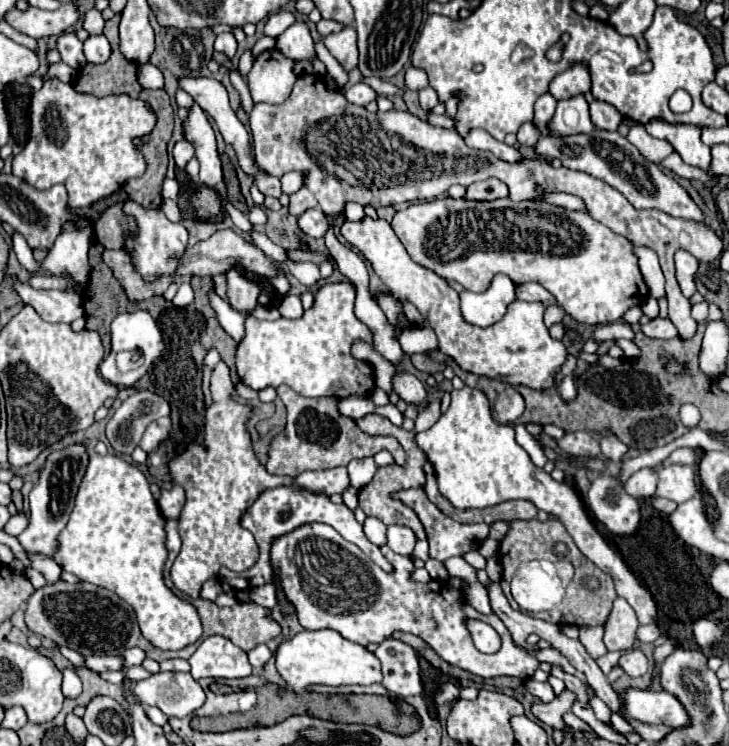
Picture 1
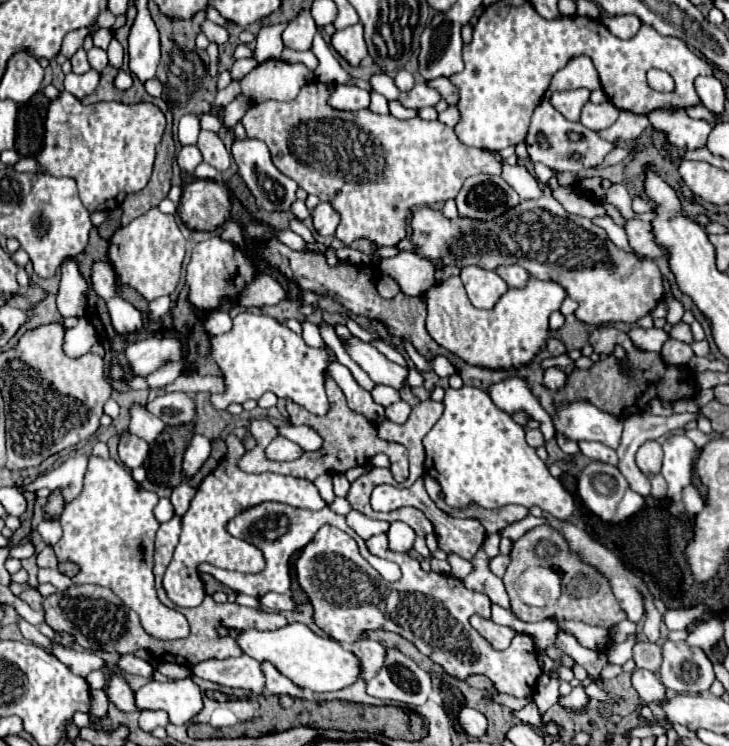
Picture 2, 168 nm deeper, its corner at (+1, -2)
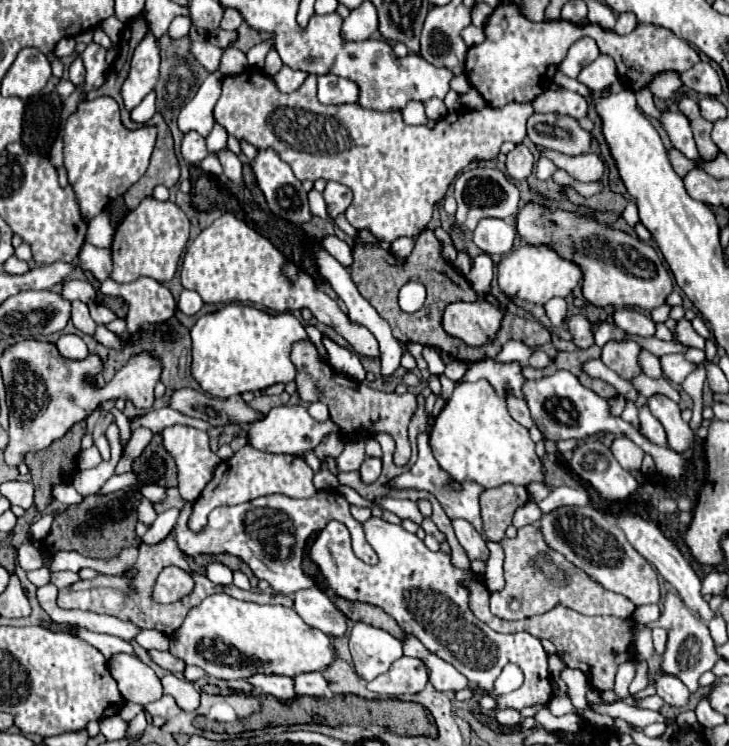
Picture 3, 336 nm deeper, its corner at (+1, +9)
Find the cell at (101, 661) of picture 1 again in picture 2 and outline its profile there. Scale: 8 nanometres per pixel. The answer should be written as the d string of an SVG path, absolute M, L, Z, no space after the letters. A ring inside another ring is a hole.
M133 654L123 656L121 662L119 662L119 668L121 668L123 672L139 674L139 676L145 676L145 678L151 678L153 672L155 672L155 666L151 666L147 660L137 658L137 656L133 656Z

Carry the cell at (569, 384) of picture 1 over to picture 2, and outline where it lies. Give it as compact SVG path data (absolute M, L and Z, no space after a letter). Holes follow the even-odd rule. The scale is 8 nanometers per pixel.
M547 368L545 374L543 374L543 382L551 390L559 390L563 386L565 378L567 378L567 374L563 370L559 370L559 368Z

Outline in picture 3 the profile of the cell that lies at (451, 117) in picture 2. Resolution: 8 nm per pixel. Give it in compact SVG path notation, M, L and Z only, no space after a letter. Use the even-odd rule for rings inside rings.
M471 87L471 91L469 91L469 93L459 95L457 103L459 103L459 107L461 107L461 109L483 109L483 107L485 107L483 97L481 97L481 95L479 95L479 91L477 91L477 89L473 89L473 87Z

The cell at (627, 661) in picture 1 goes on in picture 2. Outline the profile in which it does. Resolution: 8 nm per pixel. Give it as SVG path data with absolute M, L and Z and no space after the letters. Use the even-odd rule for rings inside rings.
M637 668L633 672L633 688L637 690L637 694L643 698L645 704L651 702L663 702L665 700L665 686L659 682L659 678L649 672L649 670L641 670Z

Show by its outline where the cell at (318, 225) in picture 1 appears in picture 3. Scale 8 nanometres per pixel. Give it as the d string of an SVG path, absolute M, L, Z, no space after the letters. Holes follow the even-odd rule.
M329 181L325 191L323 191L323 199L327 203L327 213L331 219L339 217L341 213L345 213L345 209L349 207L351 199L353 199L353 193L341 185L341 183L335 183L335 181Z

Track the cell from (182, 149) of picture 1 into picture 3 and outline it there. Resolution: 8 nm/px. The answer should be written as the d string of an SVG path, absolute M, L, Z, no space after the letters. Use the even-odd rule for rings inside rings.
M195 131L187 133L183 137L183 143L181 143L181 155L187 163L201 163L209 153L207 153L207 147L205 147L205 139L199 137Z

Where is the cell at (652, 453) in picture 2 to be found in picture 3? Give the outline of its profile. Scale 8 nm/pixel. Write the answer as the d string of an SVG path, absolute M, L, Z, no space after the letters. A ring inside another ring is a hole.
M643 405L639 409L639 429L637 429L647 441L655 443L655 445L661 445L665 447L667 439L665 439L665 429L663 425L651 415L651 411L647 409L647 405Z

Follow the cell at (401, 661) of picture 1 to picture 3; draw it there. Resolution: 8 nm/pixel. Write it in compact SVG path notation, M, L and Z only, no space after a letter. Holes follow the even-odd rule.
M403 655L397 661L393 661L393 665L389 667L387 673L381 673L373 681L369 681L367 689L375 691L375 693L385 693L385 695L397 697L397 695L405 695L405 693L423 691L427 681L429 681L429 675L427 675L425 663L421 659Z

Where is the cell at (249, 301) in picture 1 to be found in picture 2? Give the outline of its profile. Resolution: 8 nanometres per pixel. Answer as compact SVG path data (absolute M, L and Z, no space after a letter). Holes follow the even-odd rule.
M259 274L255 276L255 280L243 290L241 298L239 298L239 304L241 306L273 306L273 304L279 304L281 300L285 300L287 292L285 288L271 276L267 274Z

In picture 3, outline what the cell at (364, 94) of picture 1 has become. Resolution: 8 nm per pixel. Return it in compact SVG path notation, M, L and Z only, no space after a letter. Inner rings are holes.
M327 73L323 77L317 77L317 83L317 99L325 105L359 101L359 85L355 85L355 81L347 81L345 77L335 77L333 73Z

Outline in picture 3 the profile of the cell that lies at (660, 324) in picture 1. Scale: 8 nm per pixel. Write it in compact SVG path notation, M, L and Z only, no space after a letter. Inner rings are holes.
M619 309L613 313L613 319L615 319L615 325L621 327L629 335L637 335L637 337L653 337L655 335L653 319L641 311Z

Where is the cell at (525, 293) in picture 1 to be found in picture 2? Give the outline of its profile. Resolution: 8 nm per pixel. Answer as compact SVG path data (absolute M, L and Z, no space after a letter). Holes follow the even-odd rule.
M509 264L509 266L497 266L495 272L511 286L511 288L521 288L523 284L527 284L529 274L525 268L521 268L519 264Z

